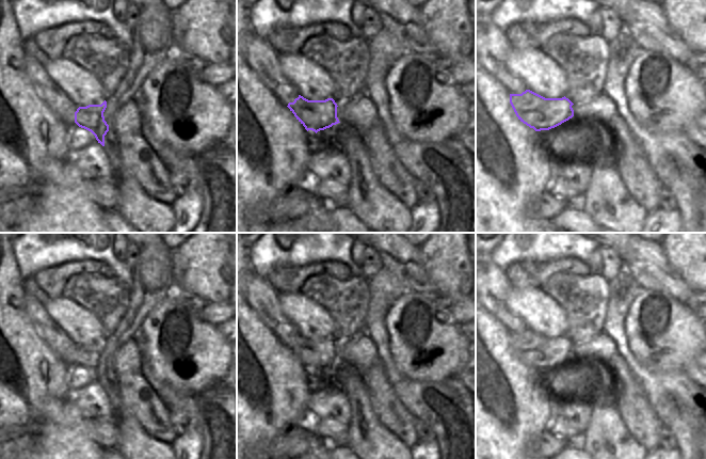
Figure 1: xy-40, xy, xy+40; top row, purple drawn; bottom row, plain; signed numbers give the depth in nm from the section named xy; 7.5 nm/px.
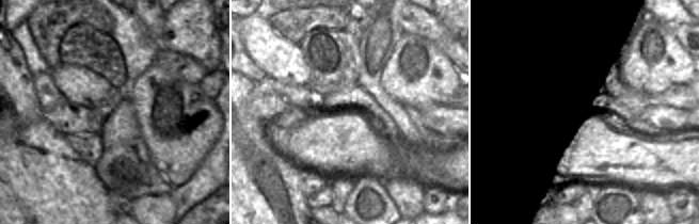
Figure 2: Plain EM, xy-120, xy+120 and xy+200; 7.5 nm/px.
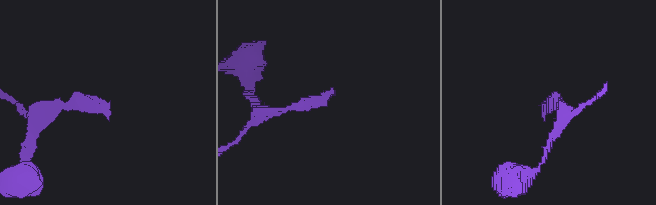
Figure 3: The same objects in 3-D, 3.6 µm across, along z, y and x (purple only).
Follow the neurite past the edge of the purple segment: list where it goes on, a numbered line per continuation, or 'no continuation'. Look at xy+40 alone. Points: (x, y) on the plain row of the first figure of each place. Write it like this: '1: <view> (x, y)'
no continuation

